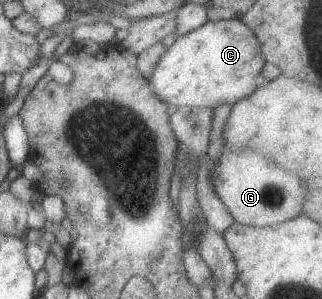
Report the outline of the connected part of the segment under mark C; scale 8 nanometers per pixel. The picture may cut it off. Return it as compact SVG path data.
M237 17L215 22L207 20L195 30L183 36L177 36L177 39L166 50L167 52L163 53L153 68L148 83L155 96L166 103L170 110L182 106L212 109L222 104L233 106L237 100L247 98L257 88L255 79L265 65L265 60L259 52L257 36Z

